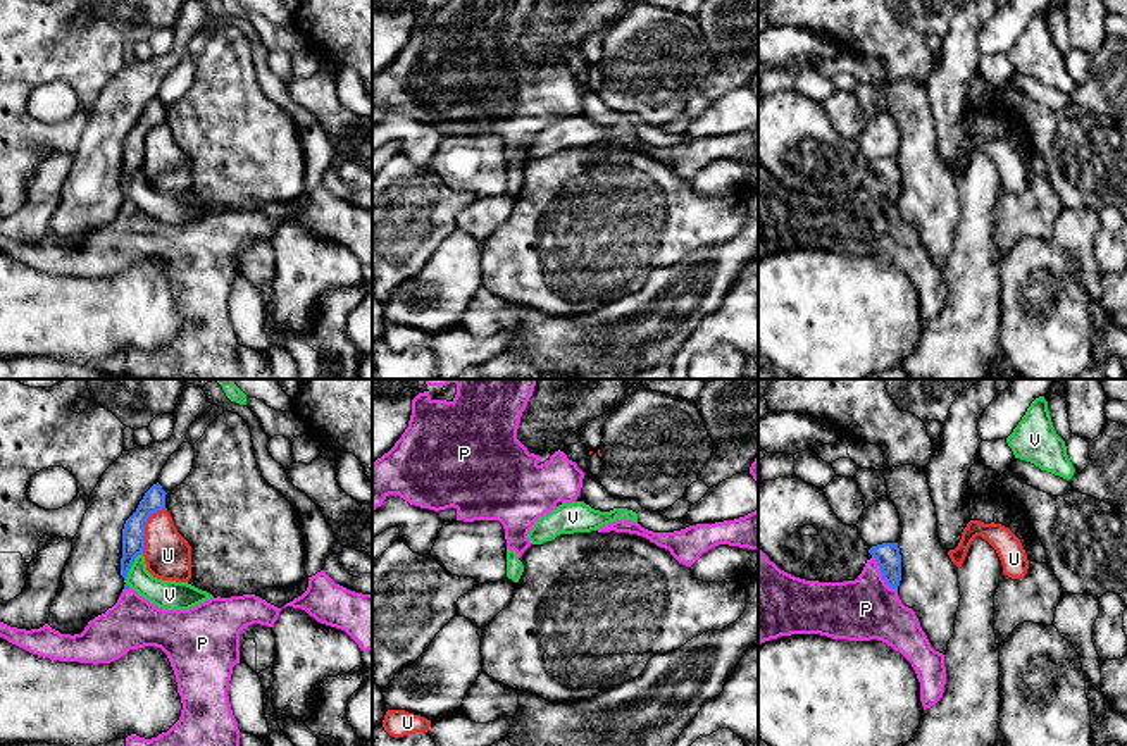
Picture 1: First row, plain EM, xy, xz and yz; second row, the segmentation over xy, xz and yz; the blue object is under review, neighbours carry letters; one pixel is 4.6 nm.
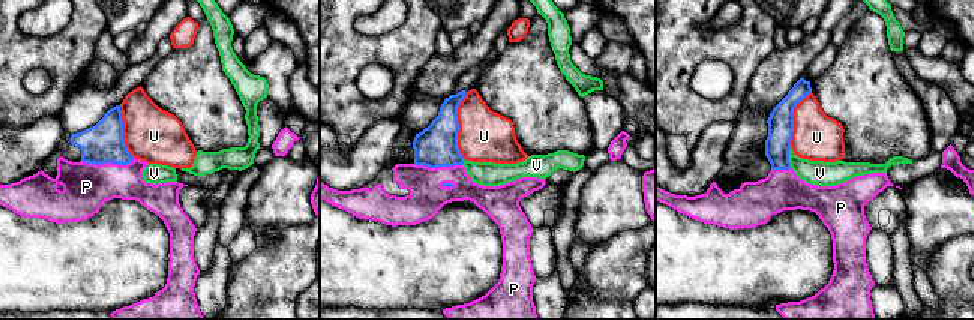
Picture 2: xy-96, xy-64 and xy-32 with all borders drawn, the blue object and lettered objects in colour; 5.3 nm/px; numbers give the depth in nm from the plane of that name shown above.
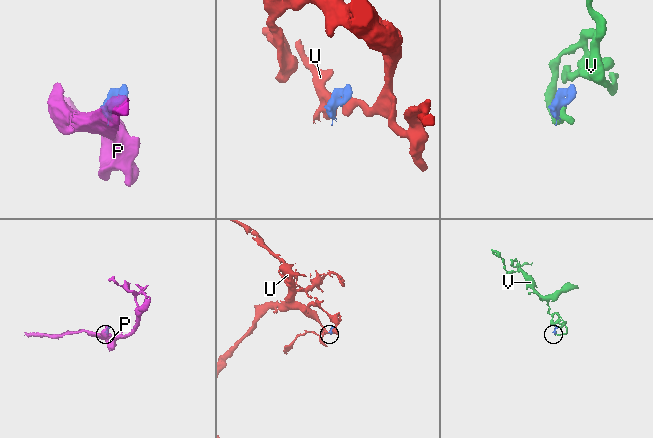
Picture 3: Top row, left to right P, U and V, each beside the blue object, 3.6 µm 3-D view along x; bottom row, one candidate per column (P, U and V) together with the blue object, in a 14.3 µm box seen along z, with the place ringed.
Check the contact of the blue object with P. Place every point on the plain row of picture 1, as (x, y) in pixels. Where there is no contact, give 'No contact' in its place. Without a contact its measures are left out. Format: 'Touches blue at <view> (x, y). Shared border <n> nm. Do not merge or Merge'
Touches blue at yz (881, 186). Shared border 200 nm. Merge

